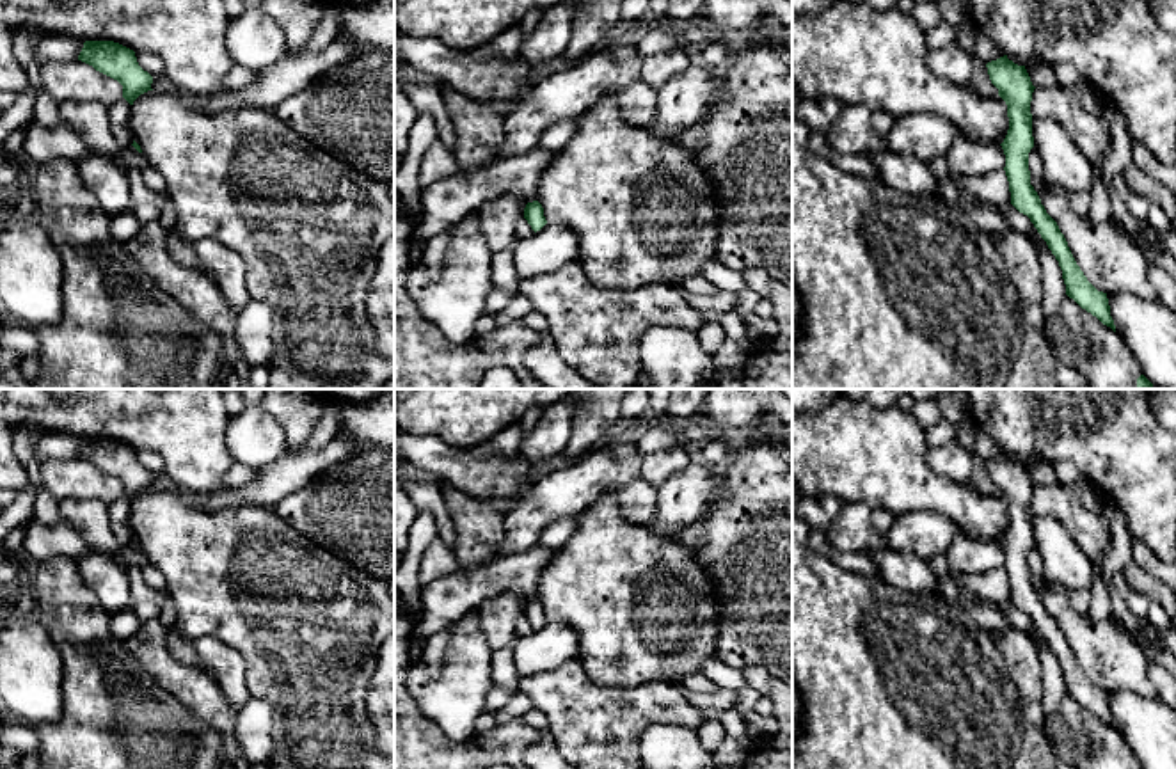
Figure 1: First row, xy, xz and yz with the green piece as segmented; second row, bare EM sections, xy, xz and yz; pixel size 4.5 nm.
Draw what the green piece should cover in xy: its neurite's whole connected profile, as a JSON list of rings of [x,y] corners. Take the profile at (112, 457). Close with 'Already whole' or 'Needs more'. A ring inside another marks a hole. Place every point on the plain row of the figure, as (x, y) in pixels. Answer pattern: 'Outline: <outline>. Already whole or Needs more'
Outline: [[[85,439],[78,458],[117,478],[123,483],[123,495],[130,503],[140,492],[153,488],[153,474],[139,464],[135,449],[119,440]]]. Already whole

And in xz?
Outline: [[[538,599],[528,600],[524,606],[524,616],[531,623],[531,627],[536,630],[540,629],[547,618],[544,614],[544,606]]]. Already whole

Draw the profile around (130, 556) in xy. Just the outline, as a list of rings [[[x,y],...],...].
[[[133,543],[126,547],[119,547],[115,561],[128,568],[142,568],[147,565],[147,556],[144,551],[139,551]]]

